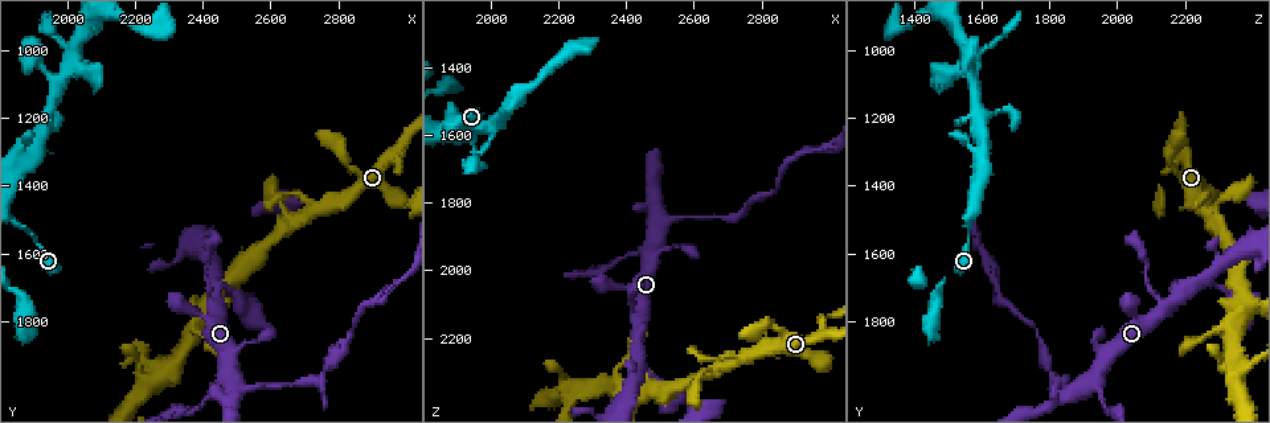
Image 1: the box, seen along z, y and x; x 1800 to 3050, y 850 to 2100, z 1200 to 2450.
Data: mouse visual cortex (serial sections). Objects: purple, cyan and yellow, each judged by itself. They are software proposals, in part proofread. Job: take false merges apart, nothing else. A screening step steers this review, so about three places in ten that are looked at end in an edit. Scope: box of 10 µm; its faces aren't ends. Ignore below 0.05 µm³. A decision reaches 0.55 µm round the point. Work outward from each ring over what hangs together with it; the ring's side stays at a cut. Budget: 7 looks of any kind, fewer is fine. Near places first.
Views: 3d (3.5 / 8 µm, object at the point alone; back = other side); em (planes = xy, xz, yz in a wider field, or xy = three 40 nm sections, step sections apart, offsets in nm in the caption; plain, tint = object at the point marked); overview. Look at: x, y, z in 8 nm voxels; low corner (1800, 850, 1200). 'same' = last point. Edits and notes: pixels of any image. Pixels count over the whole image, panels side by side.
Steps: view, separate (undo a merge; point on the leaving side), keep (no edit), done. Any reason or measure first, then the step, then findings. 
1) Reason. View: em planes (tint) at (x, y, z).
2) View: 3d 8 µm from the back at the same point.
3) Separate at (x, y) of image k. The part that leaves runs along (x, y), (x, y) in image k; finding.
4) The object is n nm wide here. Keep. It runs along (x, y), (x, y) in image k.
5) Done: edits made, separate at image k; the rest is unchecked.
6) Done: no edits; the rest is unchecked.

Sharp bend. View: 3d 3.5 µm at (2420, 1740, 2370).

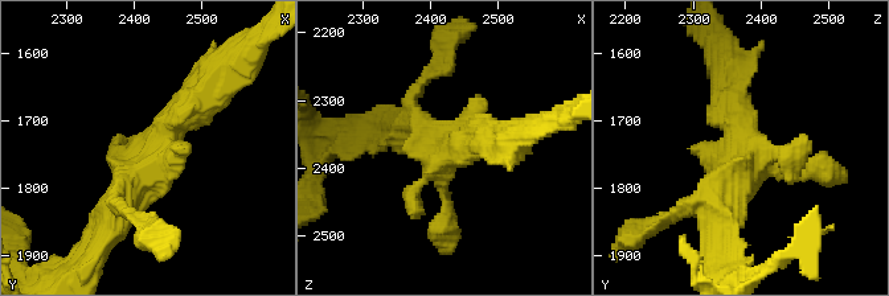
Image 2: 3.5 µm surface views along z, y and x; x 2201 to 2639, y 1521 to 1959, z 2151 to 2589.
Keep. It runs along (213, 83), (148, 152), (115, 221) in image 2; one cell here.

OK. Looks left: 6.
Branch point. View: 3d 3.5 µm at (2280, 1970, 2350).

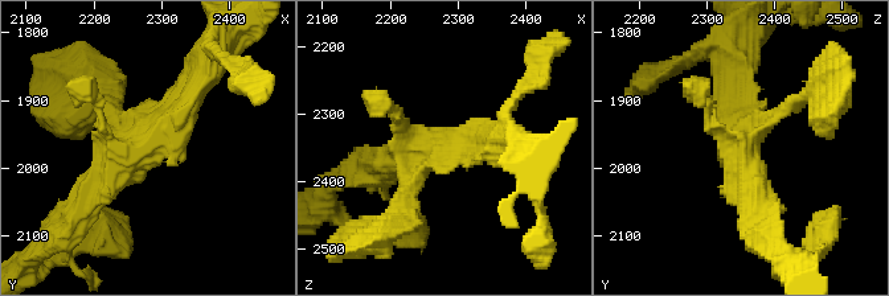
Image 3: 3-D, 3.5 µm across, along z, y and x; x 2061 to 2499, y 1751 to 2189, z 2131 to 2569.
View: em xy step 2 (tint) at (2270, 1965, 2345).

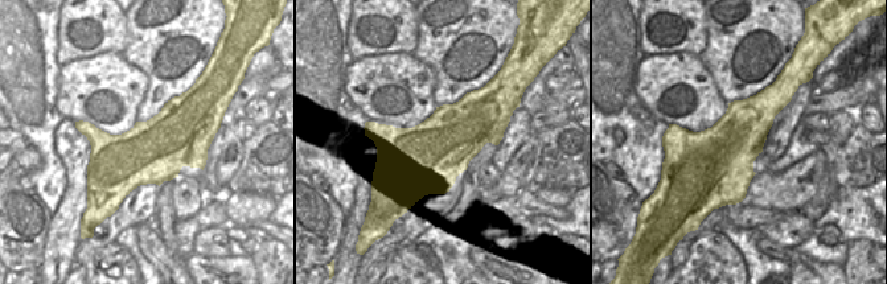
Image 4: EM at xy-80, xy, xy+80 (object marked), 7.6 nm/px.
Keep. It runs along (199, 82), (187, 110), (81, 208) in image 3; one cell here.

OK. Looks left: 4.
Thin neck. View: 3d 3.5 µm at (2760, 1950, 1800).

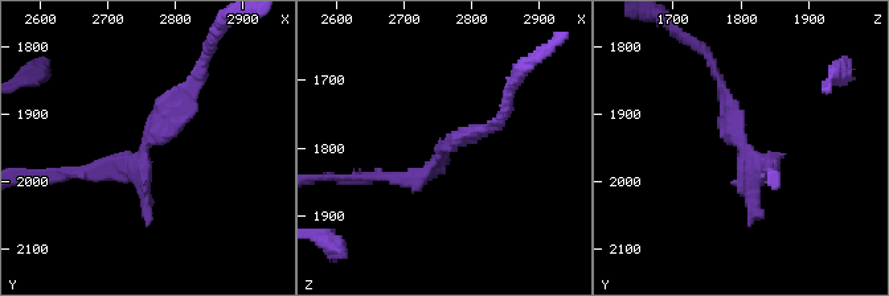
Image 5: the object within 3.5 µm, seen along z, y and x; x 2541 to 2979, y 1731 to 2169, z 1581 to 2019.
View: em planes (plain) at (2760, 1945, 1810).

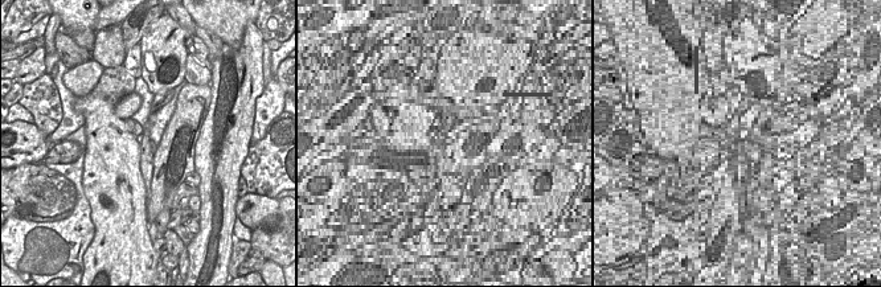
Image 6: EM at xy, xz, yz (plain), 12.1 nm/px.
View: em planes (tint) at the same point.

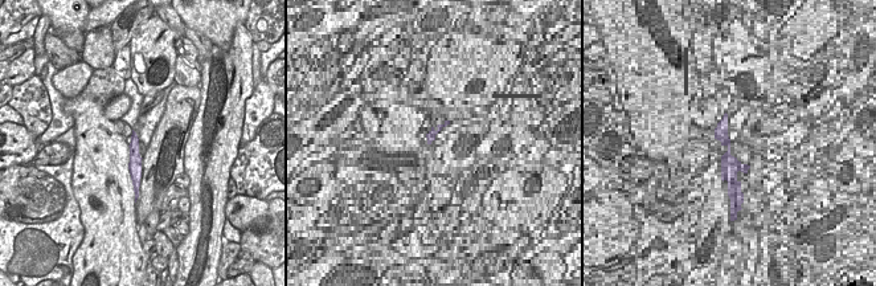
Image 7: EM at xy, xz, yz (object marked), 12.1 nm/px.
Separate at (154, 131) of image 5. The part that leaves runs along (134, 160), (203, 64) in image 5; two cells meet here.

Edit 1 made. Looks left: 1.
Done: edits made, separate at image 5; the rest is unchecked.

